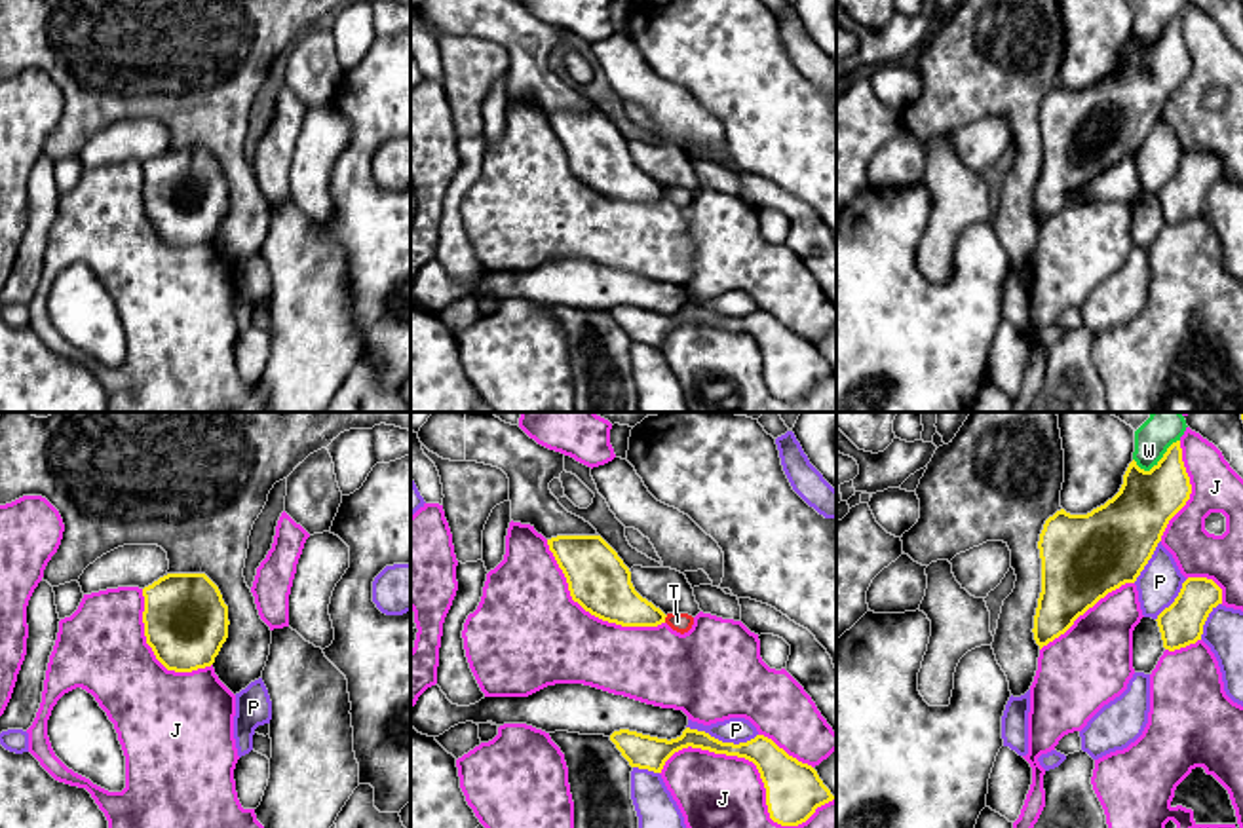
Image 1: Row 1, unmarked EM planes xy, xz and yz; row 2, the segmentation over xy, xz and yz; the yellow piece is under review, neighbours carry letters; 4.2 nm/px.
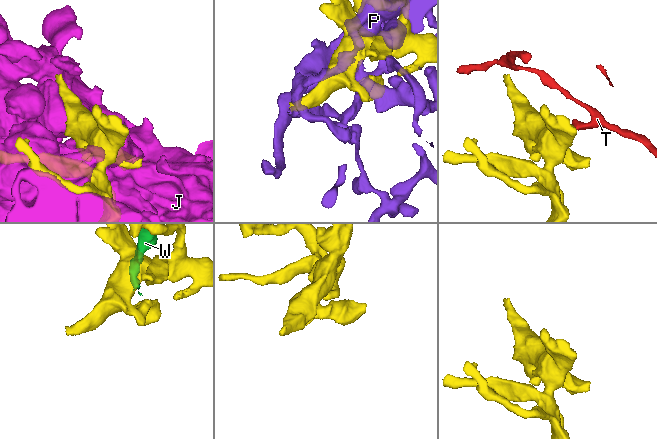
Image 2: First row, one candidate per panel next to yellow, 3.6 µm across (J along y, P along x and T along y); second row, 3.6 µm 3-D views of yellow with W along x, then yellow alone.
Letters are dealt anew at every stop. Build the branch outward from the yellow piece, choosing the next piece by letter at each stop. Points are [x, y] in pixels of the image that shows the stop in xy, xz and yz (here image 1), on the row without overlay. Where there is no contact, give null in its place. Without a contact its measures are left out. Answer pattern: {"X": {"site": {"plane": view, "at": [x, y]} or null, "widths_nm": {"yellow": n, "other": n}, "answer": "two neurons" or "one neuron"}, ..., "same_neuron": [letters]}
{"J": {"site": {"plane": "xz", "at": [761, 350]}, "widths_nm": {"yellow": 240, "other": 360}, "answer": "two neurons"}, "P": {"site": {"plane": "xz", "at": [721, 316]}, "widths_nm": {"yellow": 150, "other": 110}, "answer": "two neurons"}, "T": {"site": {"plane": "xz", "at": [664, 194]}, "widths_nm": {"yellow": 200, "other": 80}, "answer": "two neurons"}, "W": {"site": {"plane": "yz", "at": [1160, 35]}, "widths_nm": {"yellow": 260, "other": 140}, "answer": "two neurons"}, "same_neuron": []}

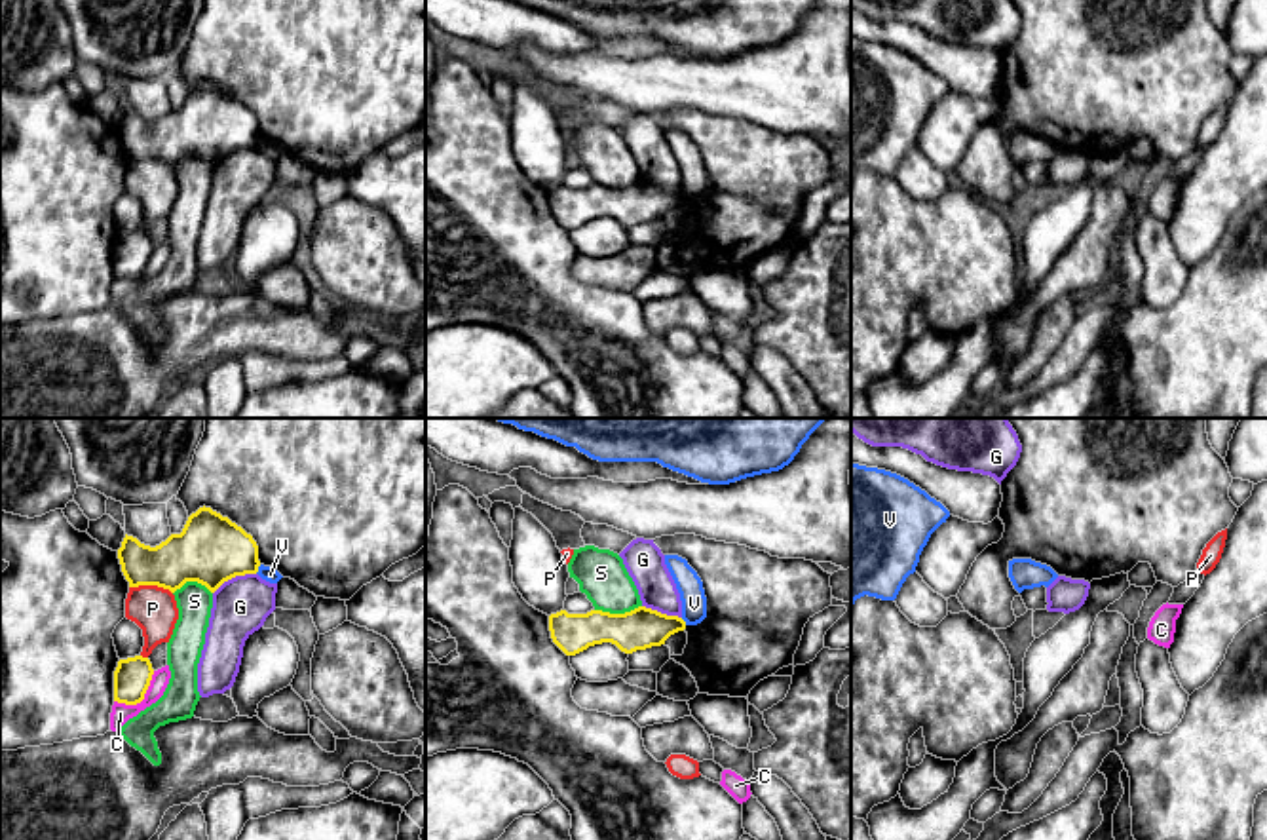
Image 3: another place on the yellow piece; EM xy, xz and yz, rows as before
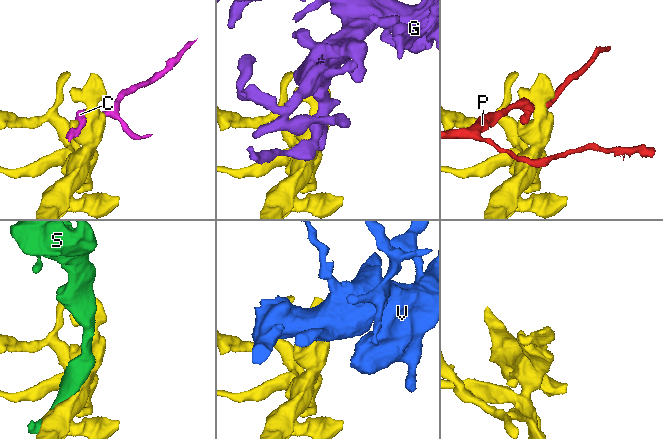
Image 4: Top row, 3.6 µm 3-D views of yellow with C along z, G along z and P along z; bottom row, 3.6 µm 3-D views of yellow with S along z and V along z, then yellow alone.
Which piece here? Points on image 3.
{"C": {"site": {"plane": "xy", "at": [141, 274]}, "widths_nm": {"yellow": 160, "other": 80}, "answer": "two neurons"}, "G": {"site": {"plane": "xy", "at": [234, 151]}, "widths_nm": {"yellow": 300, "other": 240}, "answer": "two neurons"}, "P": {"site": {"plane": "xy", "at": [151, 158]}, "widths_nm": {"yellow": 240, "other": 190}, "answer": "two neurons"}, "S": {"site": {"plane": "xz", "at": [618, 189]}, "widths_nm": {"yellow": 180, "other": 200}, "answer": "two neurons"}, "V": {"site": {"plane": "xy", "at": [257, 143]}, "widths_nm": {"yellow": 300, "other": 70}, "answer": "two neurons"}, "same_neuron": []}

